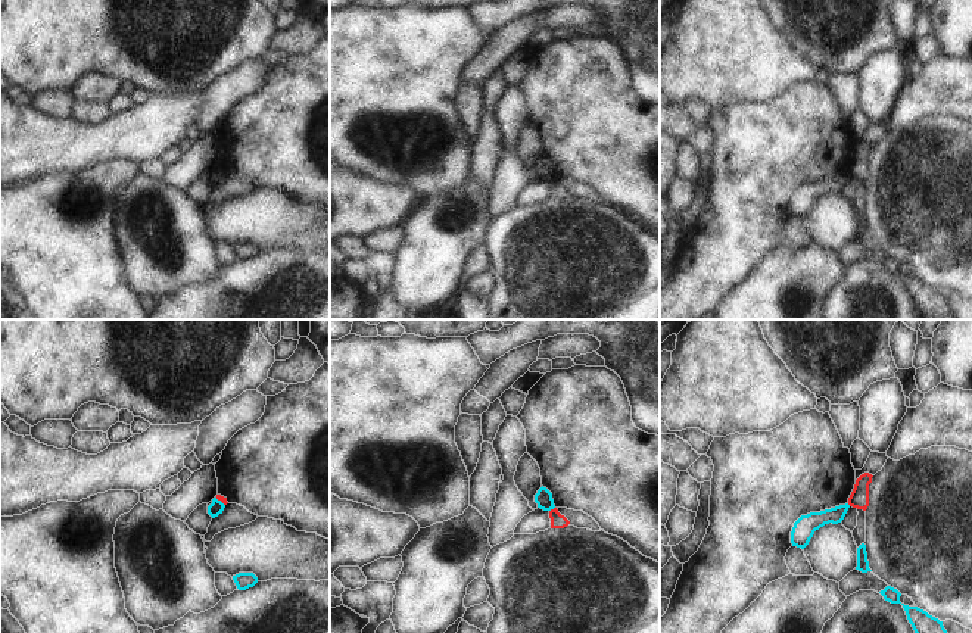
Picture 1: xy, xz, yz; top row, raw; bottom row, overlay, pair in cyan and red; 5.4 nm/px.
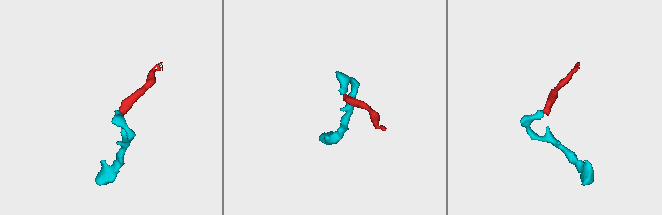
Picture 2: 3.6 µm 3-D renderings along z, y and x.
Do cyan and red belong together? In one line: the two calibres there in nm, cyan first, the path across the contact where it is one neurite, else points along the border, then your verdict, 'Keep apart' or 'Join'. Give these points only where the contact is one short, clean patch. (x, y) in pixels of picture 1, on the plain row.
Thickness 100 nm (cyan) against 80 nm. Boundary: xz (554, 177), (550, 181). Keep apart

